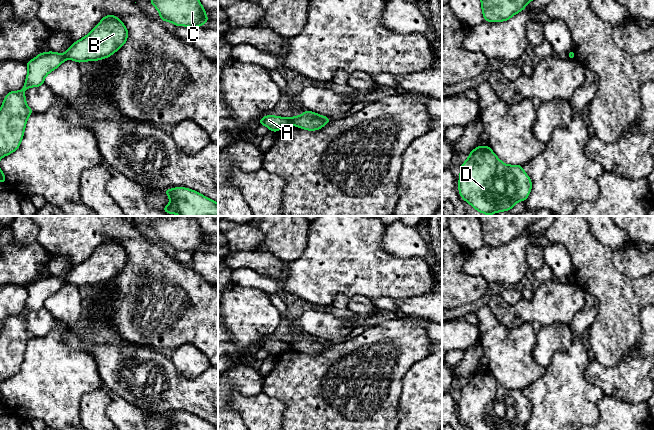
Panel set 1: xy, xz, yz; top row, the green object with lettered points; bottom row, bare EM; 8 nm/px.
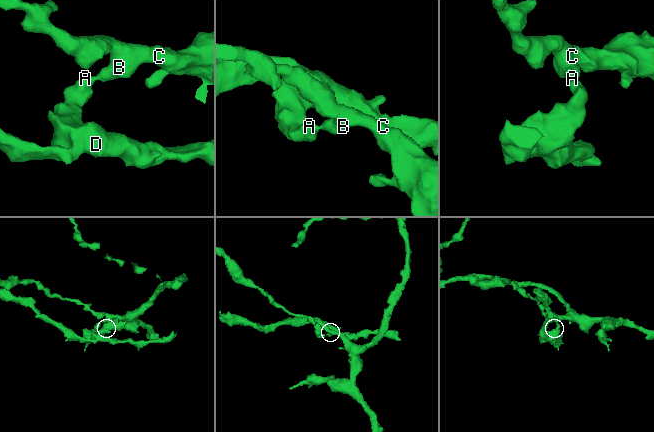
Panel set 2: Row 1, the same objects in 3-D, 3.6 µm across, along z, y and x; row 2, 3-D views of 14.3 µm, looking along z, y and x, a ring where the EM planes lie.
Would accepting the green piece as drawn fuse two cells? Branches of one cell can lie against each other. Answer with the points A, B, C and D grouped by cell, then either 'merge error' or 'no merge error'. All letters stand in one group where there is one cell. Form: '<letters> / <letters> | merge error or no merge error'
A D / B C | merge error

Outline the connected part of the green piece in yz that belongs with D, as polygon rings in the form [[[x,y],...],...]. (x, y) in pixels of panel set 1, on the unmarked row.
[[[477,370],[468,380],[460,392],[458,412],[471,430],[514,430],[528,422],[532,406],[521,389],[504,388],[489,370]]]

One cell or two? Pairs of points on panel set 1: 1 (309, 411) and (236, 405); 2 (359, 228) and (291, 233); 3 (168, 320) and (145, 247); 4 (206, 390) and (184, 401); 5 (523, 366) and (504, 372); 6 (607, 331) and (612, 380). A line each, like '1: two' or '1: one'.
1: two
2: two
3: one
4: one
5: one
6: two

